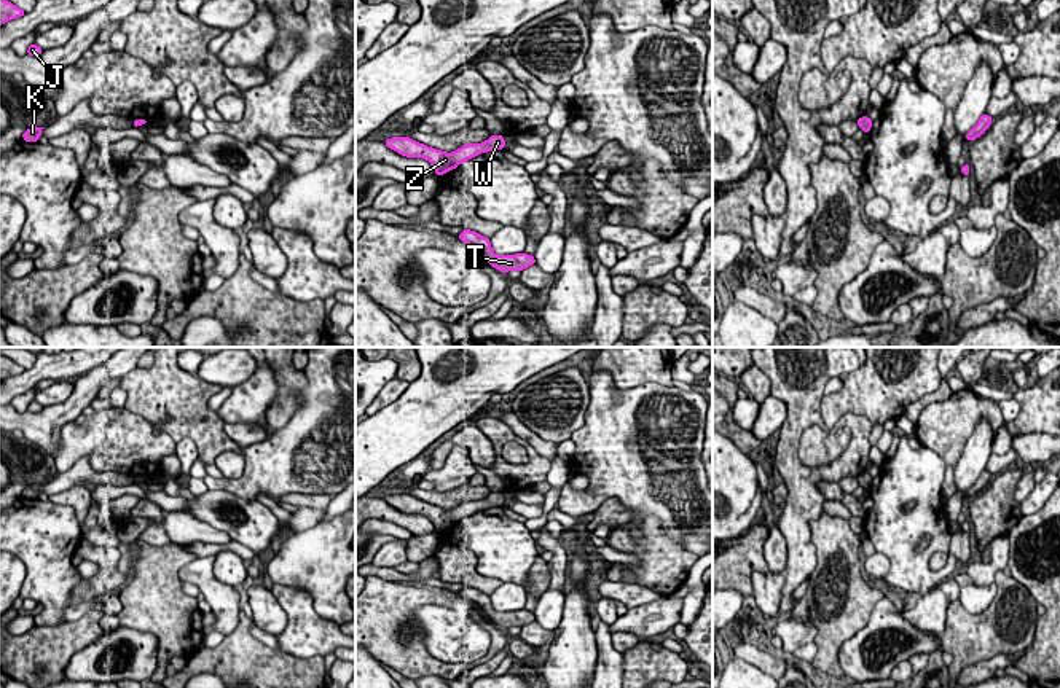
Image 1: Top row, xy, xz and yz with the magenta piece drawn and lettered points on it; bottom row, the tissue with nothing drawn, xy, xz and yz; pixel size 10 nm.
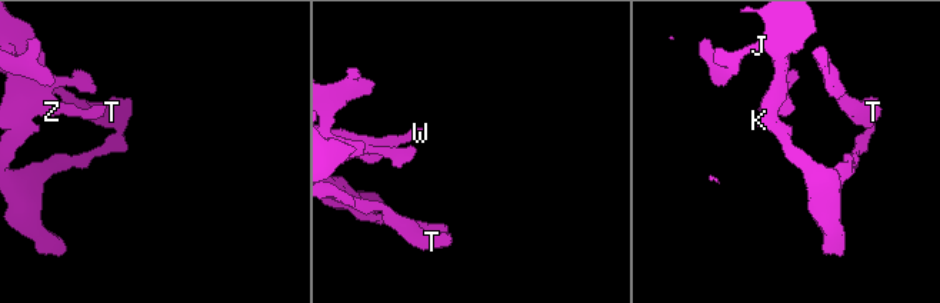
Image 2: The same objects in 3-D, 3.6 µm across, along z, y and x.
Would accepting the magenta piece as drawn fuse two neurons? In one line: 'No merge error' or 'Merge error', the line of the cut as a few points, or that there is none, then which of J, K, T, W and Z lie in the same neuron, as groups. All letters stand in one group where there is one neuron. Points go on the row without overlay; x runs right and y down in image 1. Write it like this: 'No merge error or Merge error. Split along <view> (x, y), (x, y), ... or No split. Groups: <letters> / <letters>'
No merge error. No split. Groups: J K T W Z

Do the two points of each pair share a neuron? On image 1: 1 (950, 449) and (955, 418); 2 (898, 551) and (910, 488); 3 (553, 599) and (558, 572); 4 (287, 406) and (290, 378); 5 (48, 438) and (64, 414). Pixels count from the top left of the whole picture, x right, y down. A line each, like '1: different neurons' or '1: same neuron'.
1: same neuron
2: same neuron
3: different neurons
4: same neuron
5: same neuron

